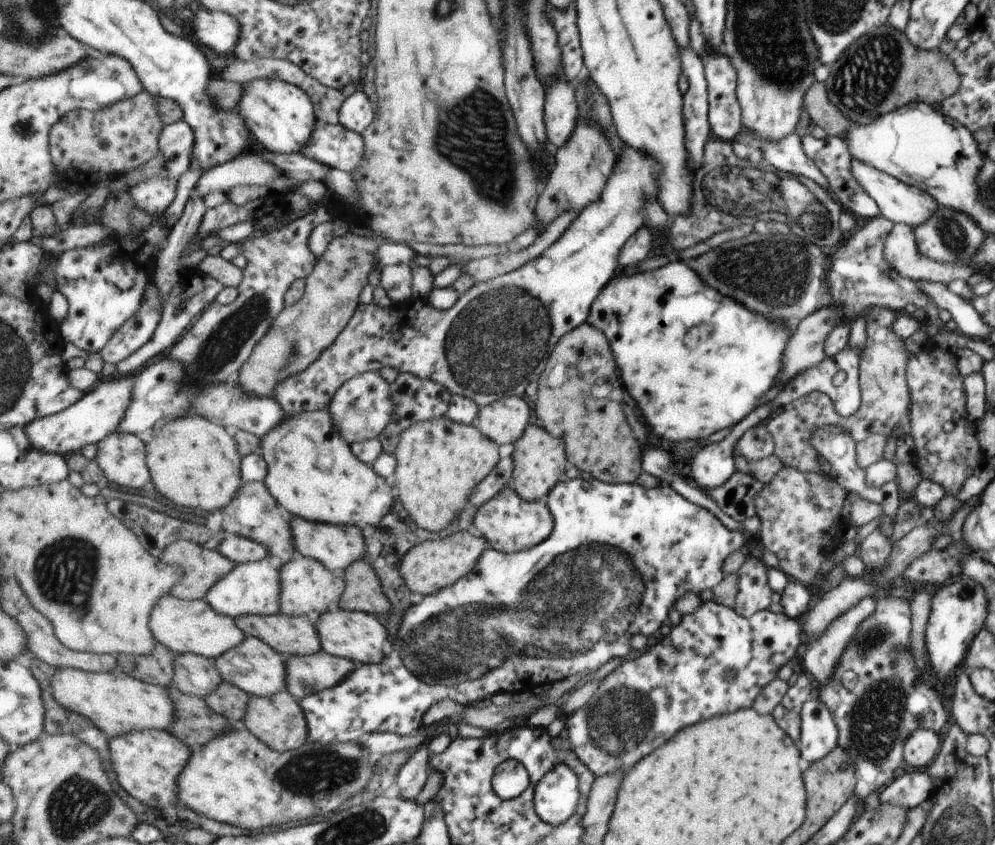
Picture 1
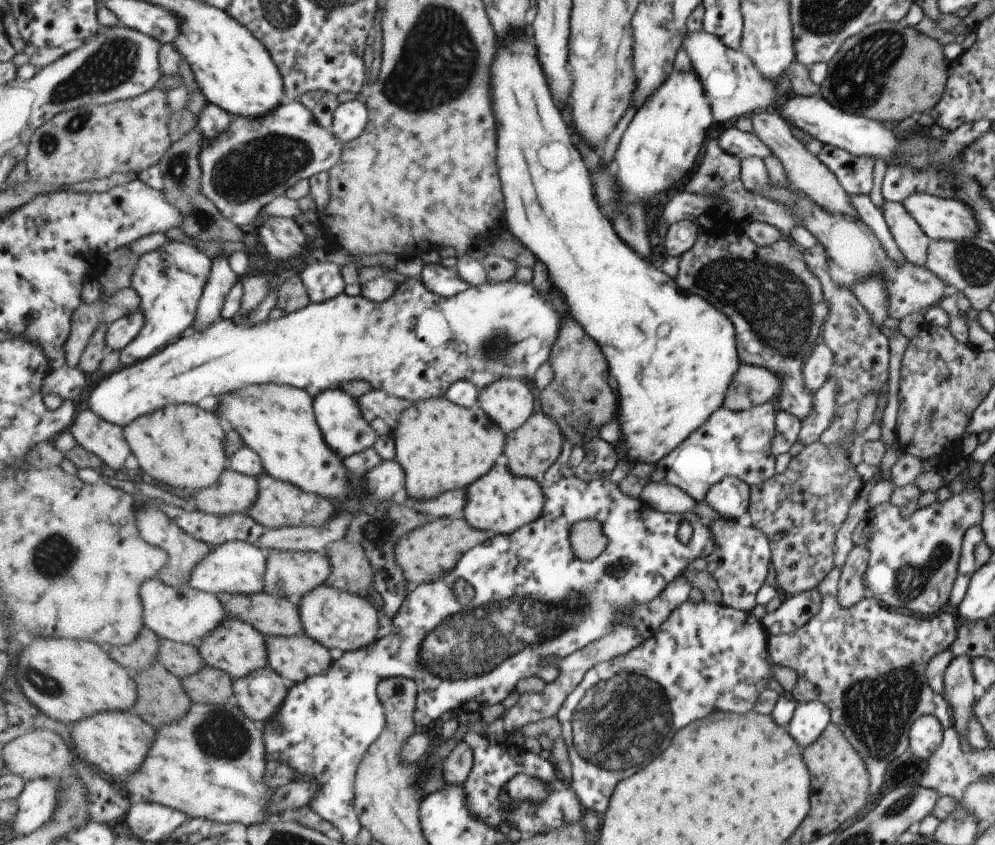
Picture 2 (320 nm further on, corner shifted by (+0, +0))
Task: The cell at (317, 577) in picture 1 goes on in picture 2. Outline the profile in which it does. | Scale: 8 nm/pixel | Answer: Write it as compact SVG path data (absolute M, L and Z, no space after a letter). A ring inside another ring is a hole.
M267 550L267 570L264 590L276 597L285 597L298 603L304 594L325 585L332 575L330 559L322 554L309 551Z

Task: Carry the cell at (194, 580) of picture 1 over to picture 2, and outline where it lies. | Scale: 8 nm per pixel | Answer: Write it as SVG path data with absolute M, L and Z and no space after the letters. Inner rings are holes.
M142 501L138 503L136 520L142 537L152 545L163 547L170 558L158 572L158 577L169 586L179 587L189 584L193 569L212 551L213 547L184 531L180 524L175 519L171 519L159 505L141 507L141 504Z

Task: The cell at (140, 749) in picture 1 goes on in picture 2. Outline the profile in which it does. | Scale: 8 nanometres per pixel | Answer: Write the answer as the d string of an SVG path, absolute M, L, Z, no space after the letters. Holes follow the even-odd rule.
M133 710L97 713L94 716L82 718L82 721L70 726L69 730L74 738L74 752L77 756L109 774L113 779L119 774L126 777L140 769L156 737L155 728Z

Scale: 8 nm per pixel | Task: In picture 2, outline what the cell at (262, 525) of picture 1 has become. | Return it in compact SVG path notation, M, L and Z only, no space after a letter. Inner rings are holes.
M227 469L213 486L193 492L198 510L229 516L245 513L259 494L258 478Z

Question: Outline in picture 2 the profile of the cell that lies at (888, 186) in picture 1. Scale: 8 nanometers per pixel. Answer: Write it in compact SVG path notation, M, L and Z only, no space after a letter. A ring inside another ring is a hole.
M914 194L901 204L931 240L961 241L979 236L972 210L961 201Z

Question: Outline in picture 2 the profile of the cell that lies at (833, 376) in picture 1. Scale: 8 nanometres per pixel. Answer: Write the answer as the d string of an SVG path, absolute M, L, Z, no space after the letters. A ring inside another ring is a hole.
M771 400L742 411L730 411L719 407L699 428L687 436L681 445L670 450L669 454L653 465L653 471L648 478L643 479L643 484L645 486L645 482L650 481L651 483L676 486L695 502L705 498L707 492L726 477L738 478L747 486L759 485L773 477L773 456L771 453L773 452L772 442L775 433Z

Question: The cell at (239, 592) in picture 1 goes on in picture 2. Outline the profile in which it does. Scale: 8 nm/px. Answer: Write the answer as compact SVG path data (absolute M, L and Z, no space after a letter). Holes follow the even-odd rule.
M229 541L212 551L193 569L189 584L196 589L216 595L221 593L253 594L260 593L265 586L267 552L259 546L245 541Z

